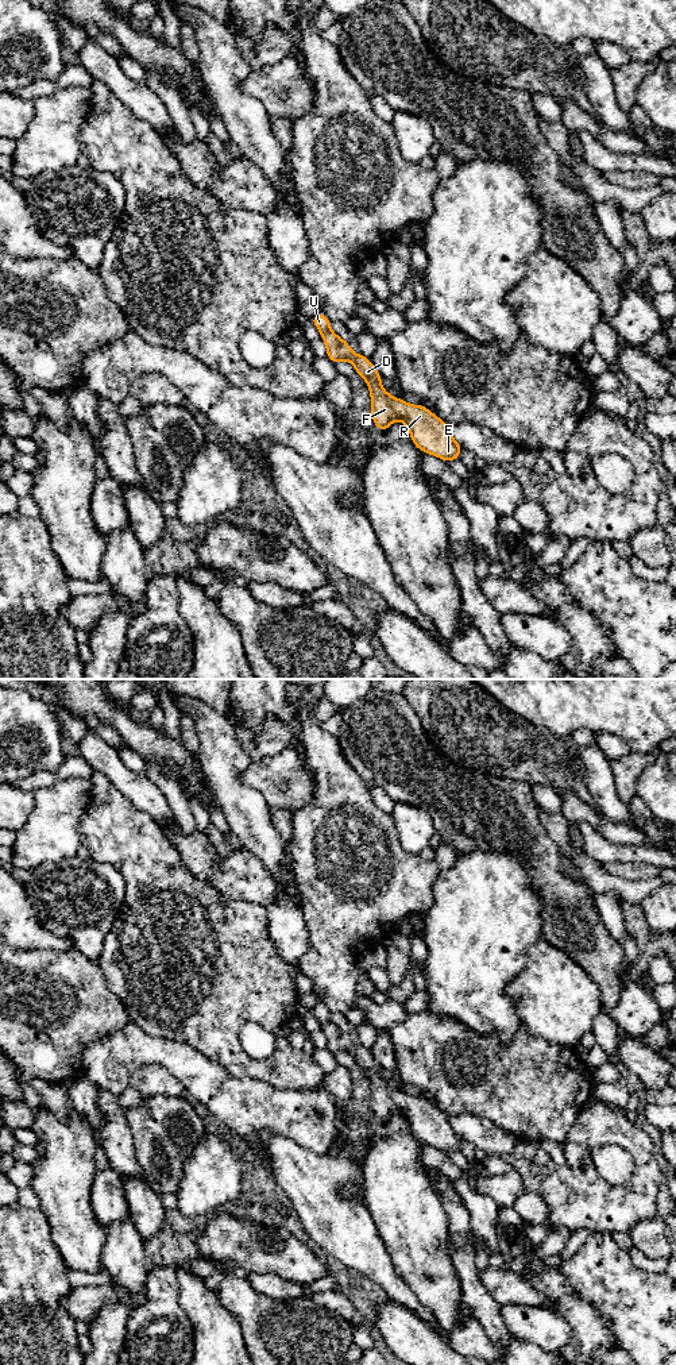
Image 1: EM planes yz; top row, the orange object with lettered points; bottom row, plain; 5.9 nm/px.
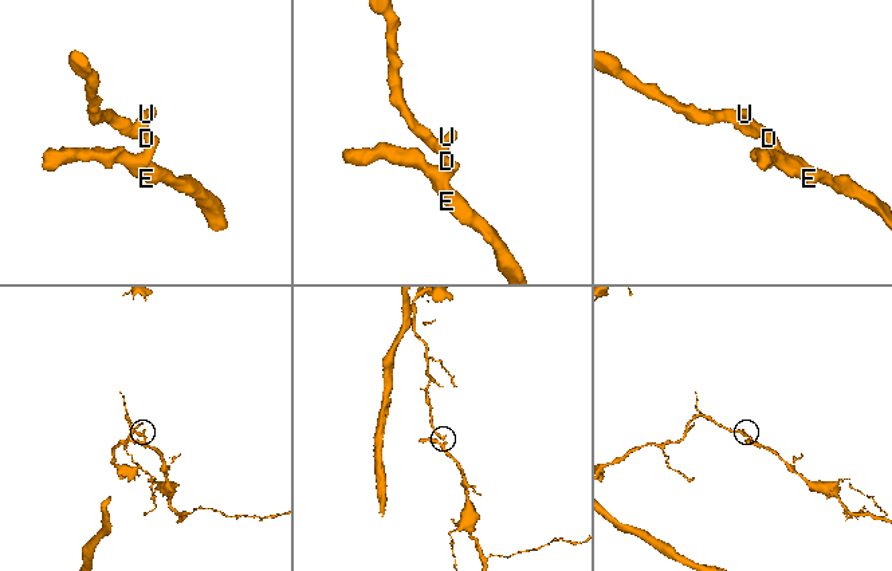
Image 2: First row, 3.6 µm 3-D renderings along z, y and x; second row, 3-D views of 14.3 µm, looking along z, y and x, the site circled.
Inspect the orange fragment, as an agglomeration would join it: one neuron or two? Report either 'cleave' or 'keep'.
keep

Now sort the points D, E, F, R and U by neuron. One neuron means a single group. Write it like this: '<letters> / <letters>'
D E F R U

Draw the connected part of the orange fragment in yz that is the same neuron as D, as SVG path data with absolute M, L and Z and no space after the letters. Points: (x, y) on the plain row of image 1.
M317 1005L310 1010L321 1023L328 1050L332 1054L351 1053L360 1069L368 1073L371 1108L375 1119L385 1123L394 1113L401 1111L418 1141L447 1154L459 1150L463 1138L452 1129L445 1113L434 1107L426 1098L412 1096L390 1087L381 1076L382 1067L371 1052L360 1044L355 1046L351 1037L331 1021L332 1013L324 1005Z

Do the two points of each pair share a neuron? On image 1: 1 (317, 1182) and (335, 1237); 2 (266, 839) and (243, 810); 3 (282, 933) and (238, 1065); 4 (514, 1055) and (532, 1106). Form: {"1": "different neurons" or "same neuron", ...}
{"1": "same neuron", "2": "same neuron", "3": "different neurons", "4": "same neuron"}

